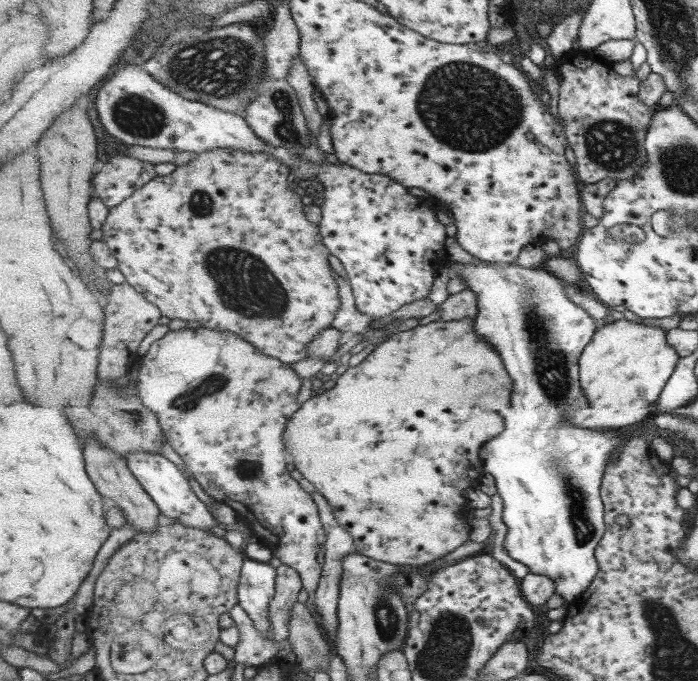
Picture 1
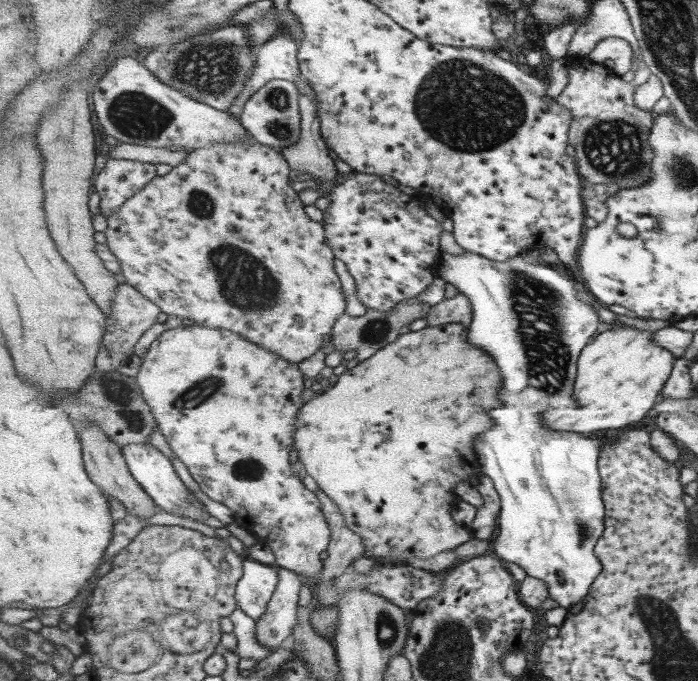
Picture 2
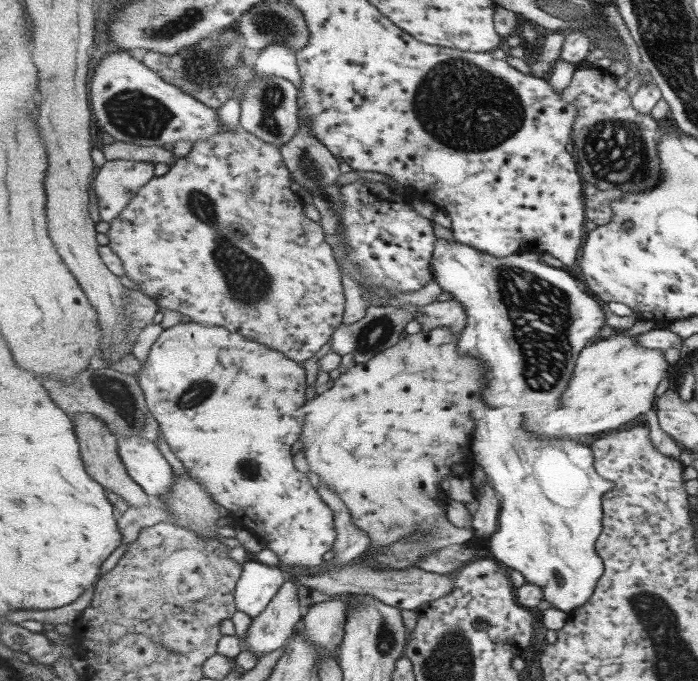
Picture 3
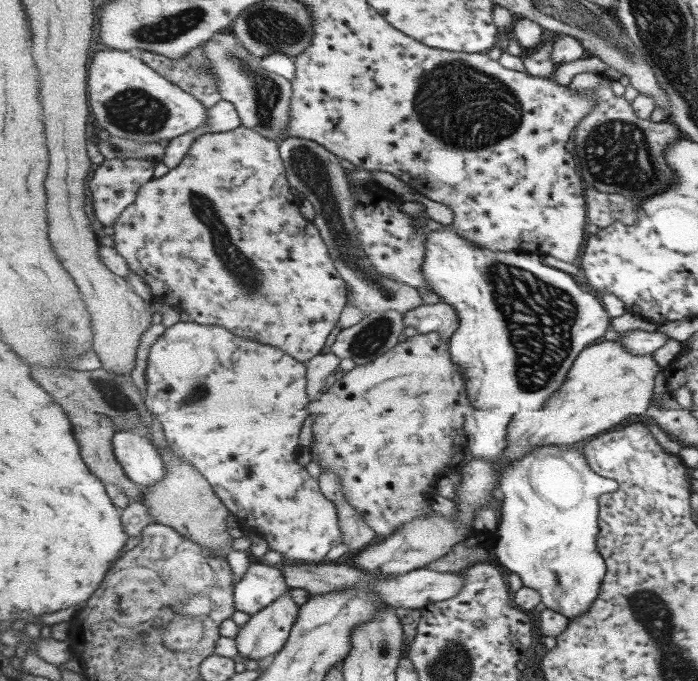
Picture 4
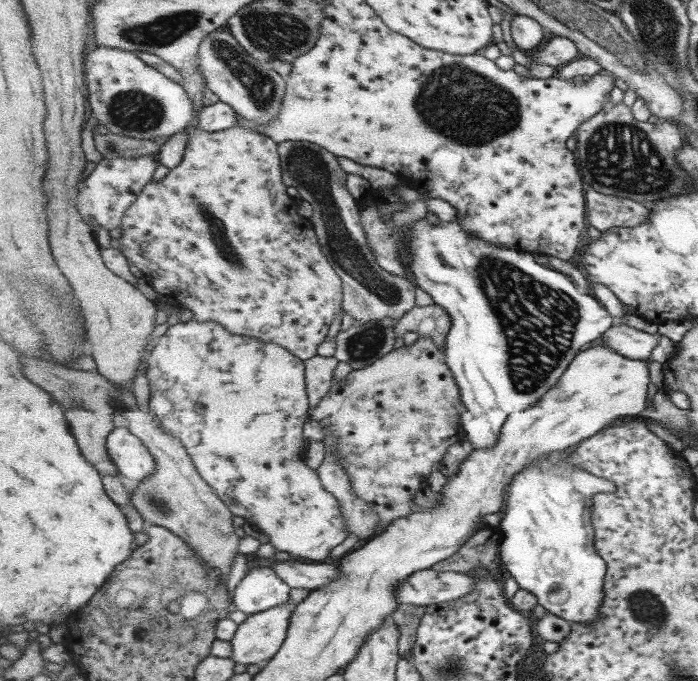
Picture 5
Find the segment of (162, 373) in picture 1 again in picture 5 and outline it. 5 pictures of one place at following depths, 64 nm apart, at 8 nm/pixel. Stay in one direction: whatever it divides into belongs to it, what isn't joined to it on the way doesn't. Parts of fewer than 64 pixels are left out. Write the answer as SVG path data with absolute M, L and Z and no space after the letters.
M195 318L190 321L179 321L175 326L168 328L166 333L159 337L159 341L146 359L145 373L150 385L149 408L163 423L163 427L169 434L173 434L184 443L190 454L193 464L200 470L201 476L214 488L217 494L228 503L233 514L241 516L250 524L255 525L268 535L269 542L279 551L288 552L295 558L311 560L325 560L333 548L337 548L347 536L349 536L348 525L344 517L343 506L339 498L331 492L327 492L319 480L317 470L307 468L303 456L307 450L303 426L307 422L309 414L308 385L306 382L306 365L293 352L279 346L276 343L267 343L265 340L247 337L244 335L231 334L229 330L218 322L199 322Z

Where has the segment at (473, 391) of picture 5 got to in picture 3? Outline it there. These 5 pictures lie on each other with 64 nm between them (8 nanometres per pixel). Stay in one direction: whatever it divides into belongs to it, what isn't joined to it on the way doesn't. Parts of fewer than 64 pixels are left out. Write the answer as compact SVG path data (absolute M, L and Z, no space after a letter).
M438 239L429 270L453 298L420 307L414 320L421 324L423 332L449 328L453 334L459 333L457 352L489 364L489 374L485 376L489 382L483 389L487 407L476 406L471 412L475 428L471 432L469 455L488 472L491 485L502 501L499 528L490 537L490 556L506 568L521 571L526 582L538 584L549 604L573 613L588 605L604 576L604 558L596 549L596 542L604 532L604 496L613 490L615 483L597 473L596 454L591 444L573 439L538 440L522 428L527 406L559 400L569 389L579 354L594 344L595 338L599 340L599 332L608 325L607 309L594 294L583 290L568 271L547 265L539 253L515 253L497 258L456 239L452 243Z

